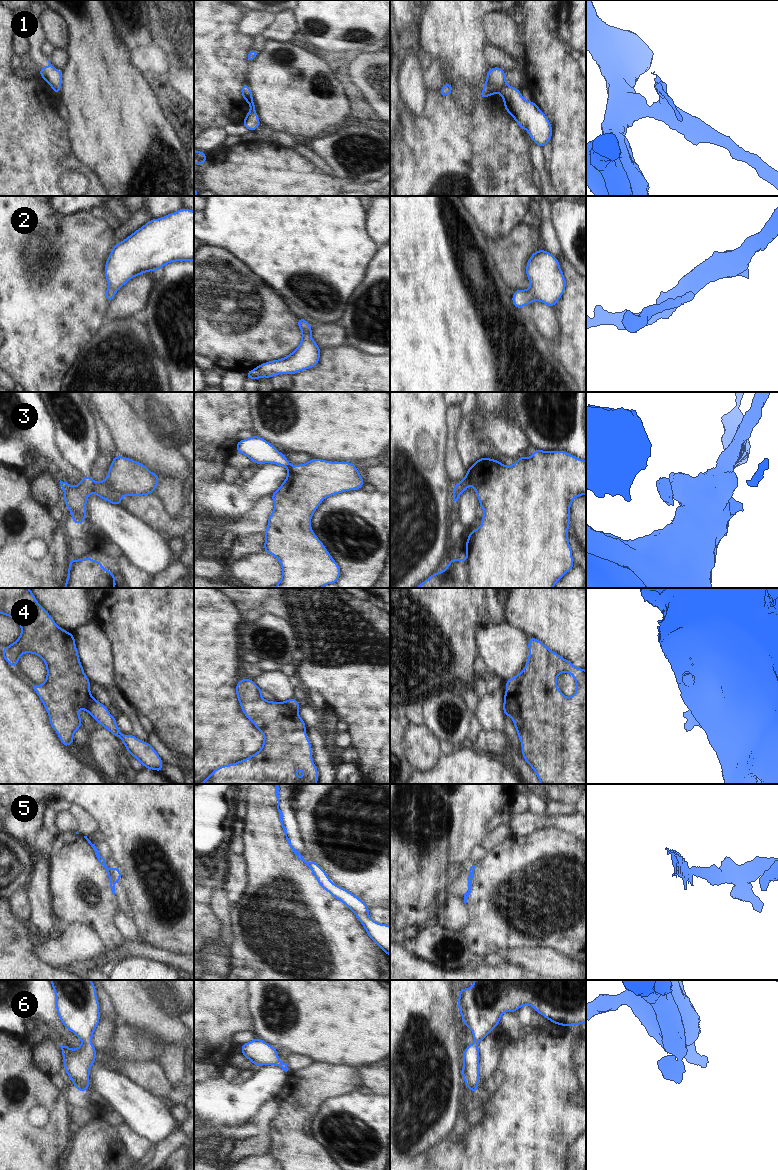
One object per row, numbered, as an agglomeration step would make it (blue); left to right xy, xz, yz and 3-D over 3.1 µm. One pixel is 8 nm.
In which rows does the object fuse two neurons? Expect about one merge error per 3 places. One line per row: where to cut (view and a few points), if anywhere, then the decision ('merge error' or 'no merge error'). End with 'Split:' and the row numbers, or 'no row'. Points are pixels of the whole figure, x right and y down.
1: cut in yz along (506, 84), (500, 92); merge error
2: no cut; no merge error
3: cut in yz along (463, 480), (461, 491); merge error
4: cut in xy along (95, 700), (91, 703), (88, 711); merge error
5: cut in xy along (111, 870), (116, 880); merge error
6: no cut; no merge error
Split: 1, 3, 4, 5

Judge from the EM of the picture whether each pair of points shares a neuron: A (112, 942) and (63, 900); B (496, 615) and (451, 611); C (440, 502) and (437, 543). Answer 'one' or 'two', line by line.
A: one
B: two
C: one

